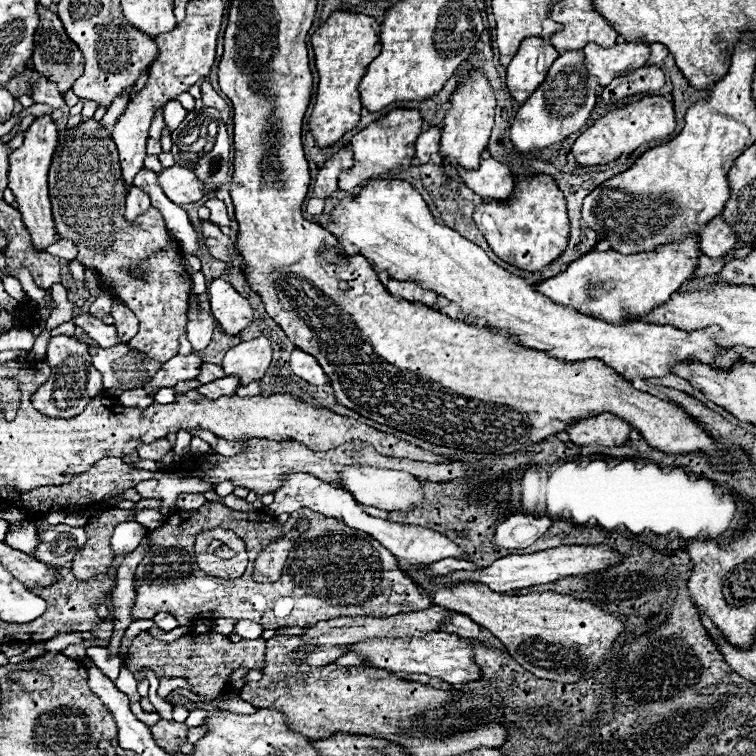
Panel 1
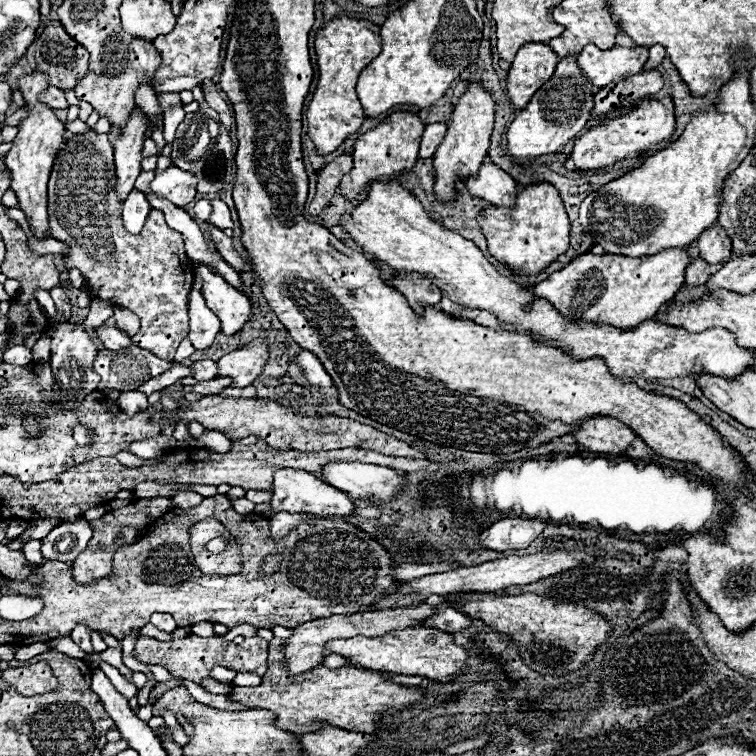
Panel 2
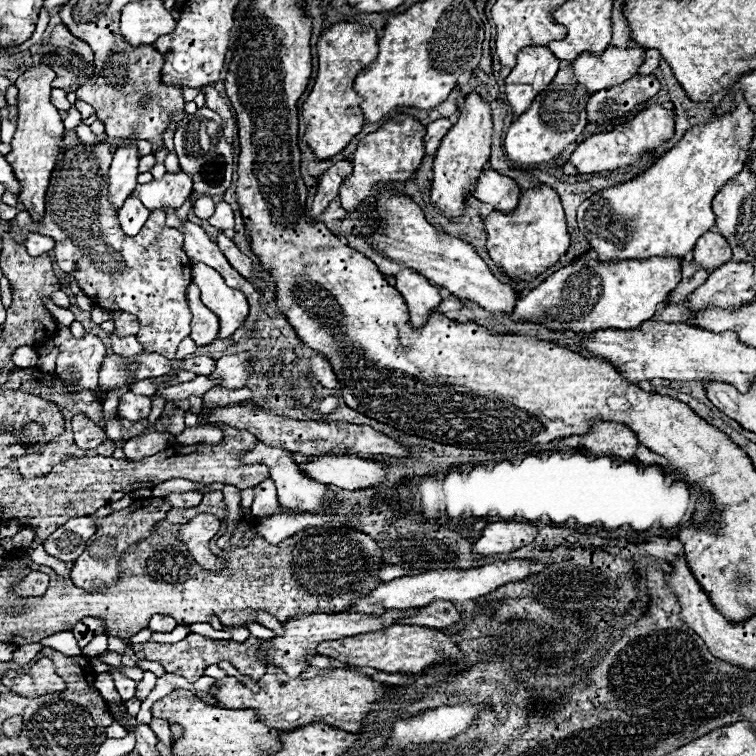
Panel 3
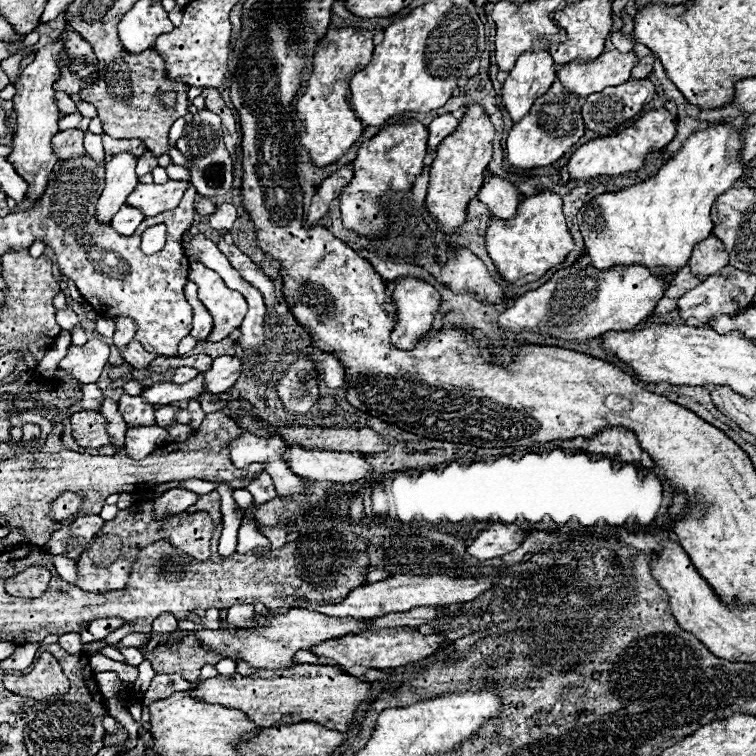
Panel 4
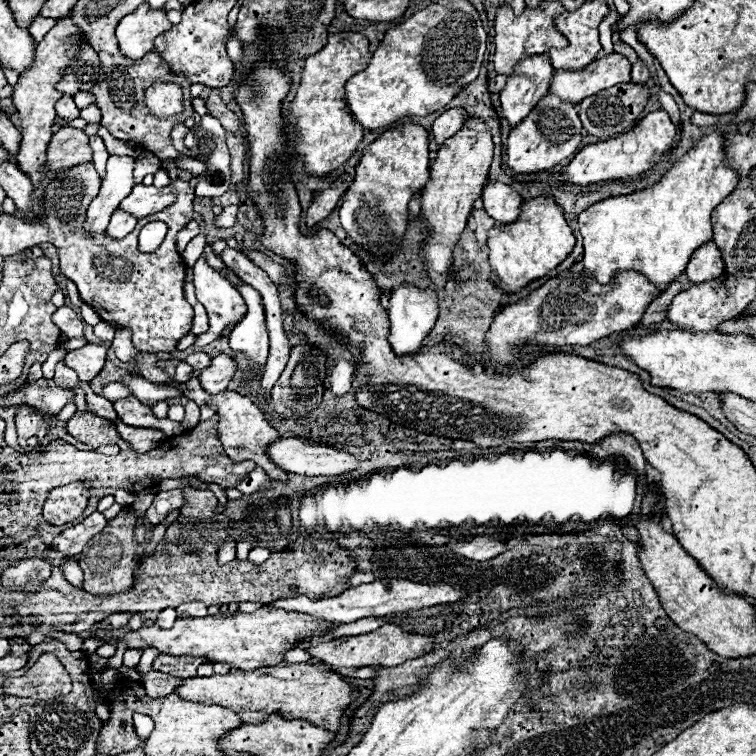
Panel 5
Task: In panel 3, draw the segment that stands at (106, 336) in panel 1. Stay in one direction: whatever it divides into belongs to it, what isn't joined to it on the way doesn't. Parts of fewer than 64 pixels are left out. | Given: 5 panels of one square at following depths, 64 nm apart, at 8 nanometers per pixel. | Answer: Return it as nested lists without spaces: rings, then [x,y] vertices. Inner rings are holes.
[[[112,332],[112,334],[108,334],[108,338],[110,338],[110,346],[112,346],[114,354],[126,356],[126,358],[134,358],[136,354],[142,352],[142,346],[136,340],[136,336],[124,336],[124,338],[120,338],[116,332]]]

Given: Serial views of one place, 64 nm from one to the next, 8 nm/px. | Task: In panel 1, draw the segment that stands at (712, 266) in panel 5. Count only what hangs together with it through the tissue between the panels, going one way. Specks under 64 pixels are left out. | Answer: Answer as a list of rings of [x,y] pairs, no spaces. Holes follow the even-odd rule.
[[[722,216],[712,218],[700,232],[700,250],[710,258],[728,254],[736,242],[736,234],[732,232],[732,228],[728,228],[728,222],[724,222]]]

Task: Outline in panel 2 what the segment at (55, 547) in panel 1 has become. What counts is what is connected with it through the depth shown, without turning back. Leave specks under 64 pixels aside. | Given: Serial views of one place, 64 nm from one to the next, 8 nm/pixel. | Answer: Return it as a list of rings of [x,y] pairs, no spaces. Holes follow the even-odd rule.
[[[86,520],[82,522],[62,522],[42,540],[42,556],[46,560],[72,562],[88,544],[92,528]]]

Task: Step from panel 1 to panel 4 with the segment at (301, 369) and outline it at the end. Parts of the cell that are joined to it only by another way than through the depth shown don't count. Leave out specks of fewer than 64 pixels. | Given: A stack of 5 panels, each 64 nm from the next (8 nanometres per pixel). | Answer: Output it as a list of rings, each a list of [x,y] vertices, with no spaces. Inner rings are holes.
[[[320,354],[316,360],[316,368],[322,374],[322,380],[328,388],[342,388],[344,384],[344,368],[332,354]]]

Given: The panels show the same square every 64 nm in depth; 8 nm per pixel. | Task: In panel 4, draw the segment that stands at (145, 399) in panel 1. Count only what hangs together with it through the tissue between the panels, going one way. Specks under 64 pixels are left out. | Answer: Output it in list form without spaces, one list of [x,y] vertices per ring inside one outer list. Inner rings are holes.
[[[122,394],[118,402],[118,412],[132,426],[148,426],[154,424],[154,408],[142,396],[128,396]]]

